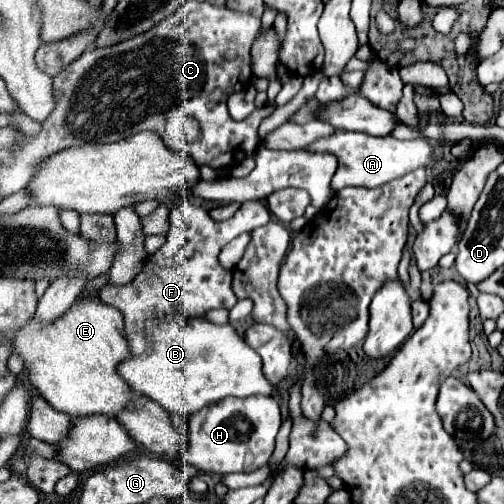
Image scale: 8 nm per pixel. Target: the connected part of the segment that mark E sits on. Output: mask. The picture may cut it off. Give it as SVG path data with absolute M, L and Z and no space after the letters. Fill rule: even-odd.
M94 297L78 301L66 315L50 325L30 319L16 331L12 343L14 353L24 361L32 387L38 389L56 411L68 413L70 417L118 417L118 413L134 401L132 389L118 375L118 365L130 355L124 335L124 317L118 309Z

